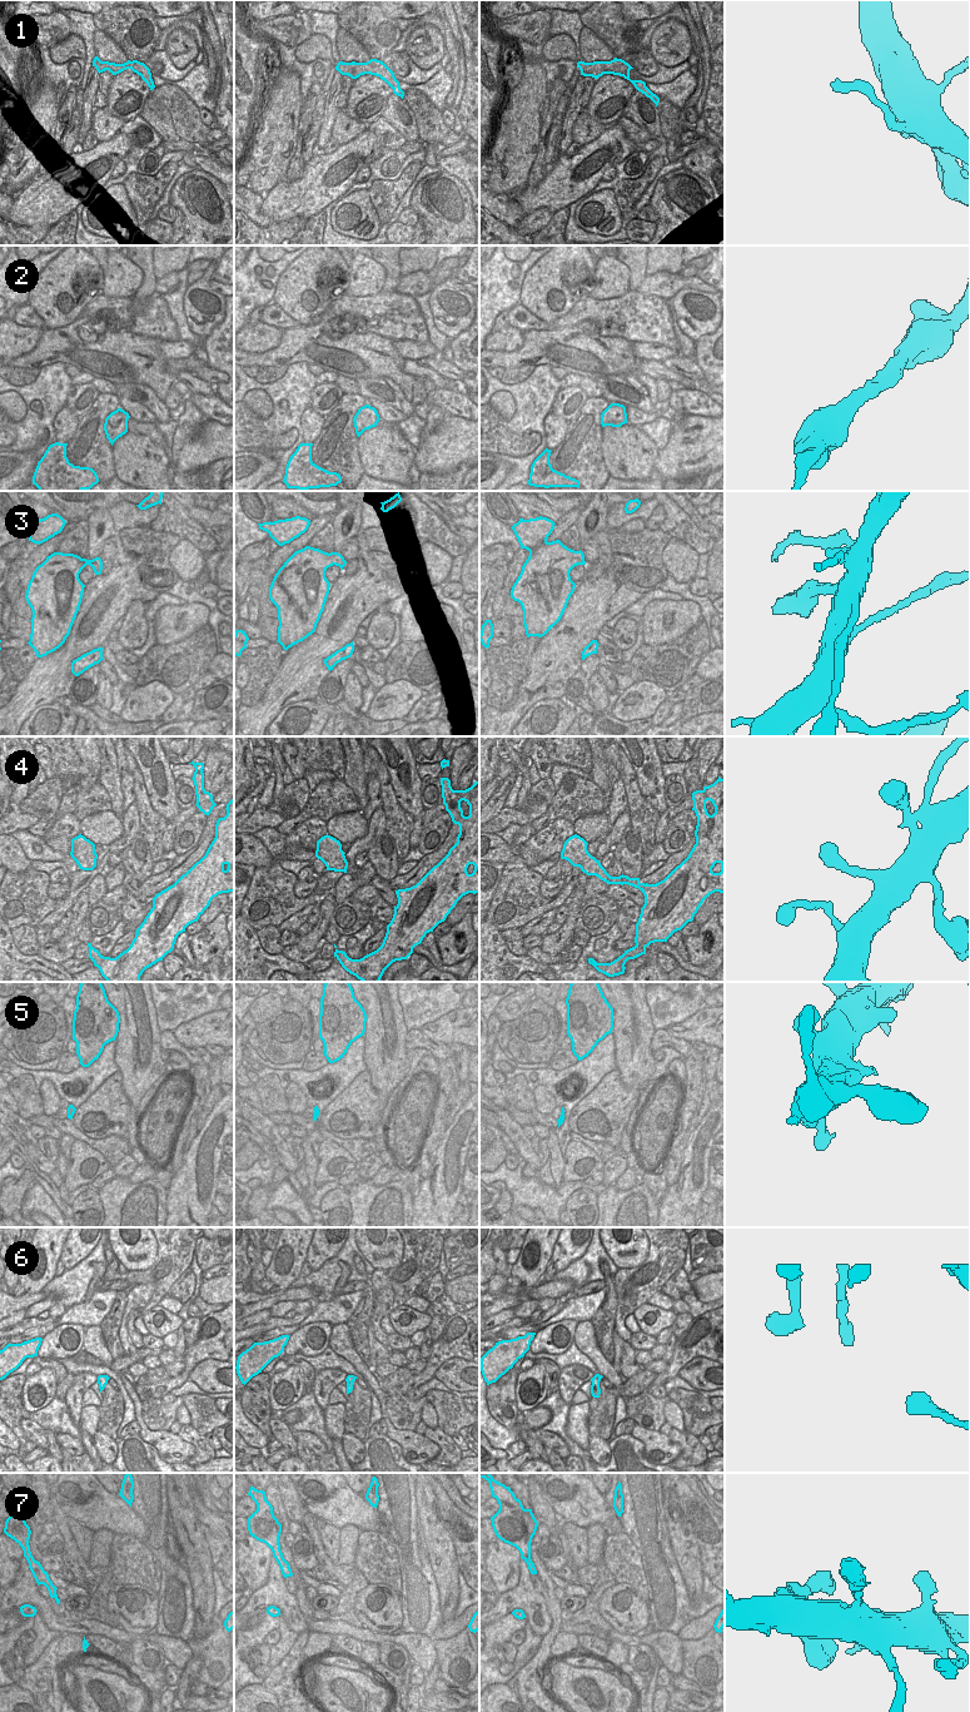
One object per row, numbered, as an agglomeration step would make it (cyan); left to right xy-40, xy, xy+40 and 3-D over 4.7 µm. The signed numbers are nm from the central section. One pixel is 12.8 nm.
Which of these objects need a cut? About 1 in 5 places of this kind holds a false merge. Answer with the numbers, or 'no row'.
1

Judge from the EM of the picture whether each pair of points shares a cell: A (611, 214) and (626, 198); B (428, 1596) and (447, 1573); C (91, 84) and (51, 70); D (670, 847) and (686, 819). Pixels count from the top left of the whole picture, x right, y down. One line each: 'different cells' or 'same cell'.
A: different cells
B: different cells
C: different cells
D: same cell

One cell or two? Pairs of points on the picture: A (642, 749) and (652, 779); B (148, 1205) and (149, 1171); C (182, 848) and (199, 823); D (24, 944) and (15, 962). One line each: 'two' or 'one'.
A: one
B: two
C: one
D: two

